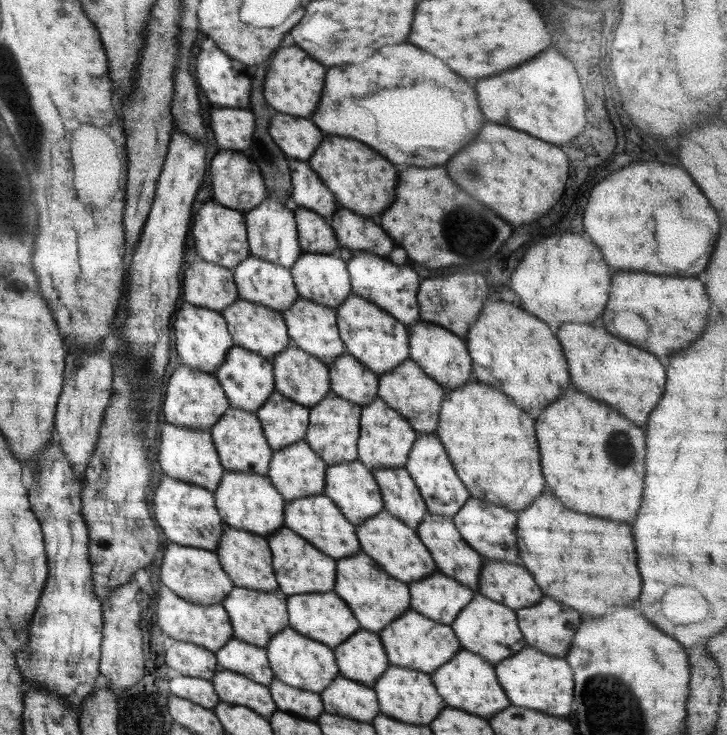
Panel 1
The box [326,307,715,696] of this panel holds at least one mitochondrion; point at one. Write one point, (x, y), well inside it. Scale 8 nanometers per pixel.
(619, 446)

